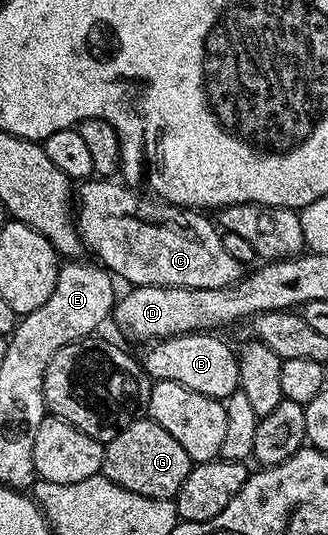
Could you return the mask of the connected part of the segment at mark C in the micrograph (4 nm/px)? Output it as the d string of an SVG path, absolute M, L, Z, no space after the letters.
M88 180L81 190L79 187L78 202L83 206L78 212L78 228L117 279L125 278L133 287L226 290L245 277L245 267L226 252L221 231L207 213L159 200L147 202L112 181L116 180Z

